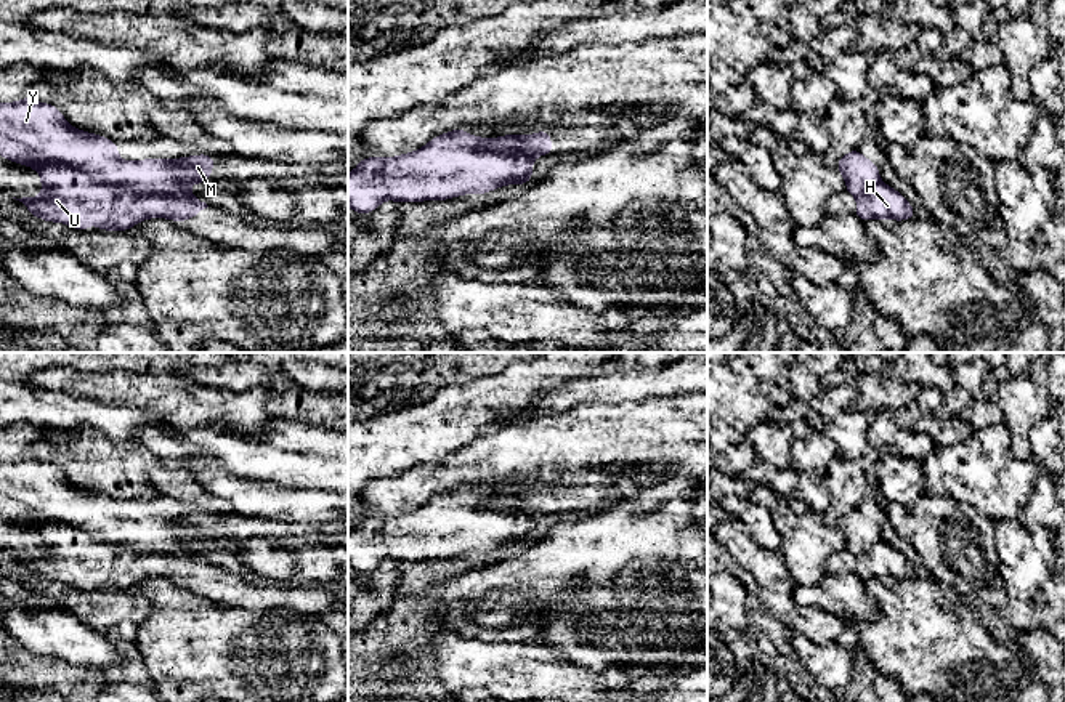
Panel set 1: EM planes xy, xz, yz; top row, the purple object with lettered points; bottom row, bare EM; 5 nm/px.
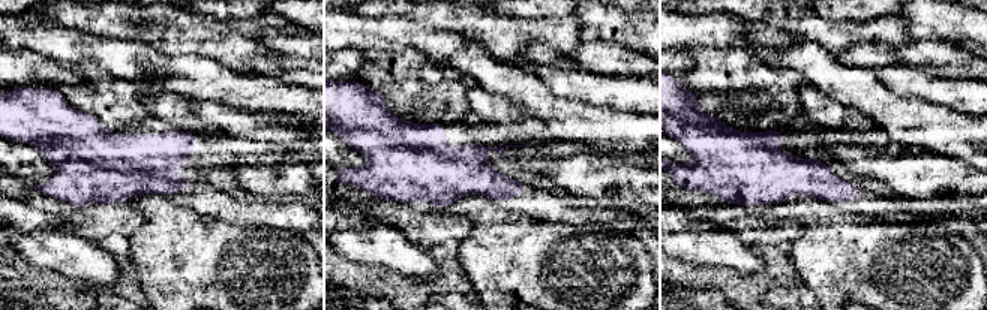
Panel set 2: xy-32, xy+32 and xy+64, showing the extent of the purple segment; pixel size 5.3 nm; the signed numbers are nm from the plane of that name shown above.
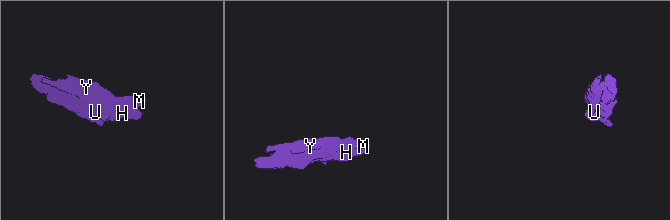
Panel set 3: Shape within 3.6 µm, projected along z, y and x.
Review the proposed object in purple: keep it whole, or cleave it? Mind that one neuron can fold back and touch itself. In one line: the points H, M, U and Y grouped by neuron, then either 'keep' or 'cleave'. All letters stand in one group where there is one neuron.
groups H U / M Y; cleave

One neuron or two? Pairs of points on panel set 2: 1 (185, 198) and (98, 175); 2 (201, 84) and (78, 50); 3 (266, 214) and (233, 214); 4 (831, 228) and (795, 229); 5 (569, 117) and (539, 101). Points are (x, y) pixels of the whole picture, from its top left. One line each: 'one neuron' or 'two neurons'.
1: one neuron
2: one neuron
3: one neuron
4: two neurons
5: one neuron

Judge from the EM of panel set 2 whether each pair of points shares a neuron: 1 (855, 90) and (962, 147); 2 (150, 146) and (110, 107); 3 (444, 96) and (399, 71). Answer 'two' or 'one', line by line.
1: one
2: two
3: one

